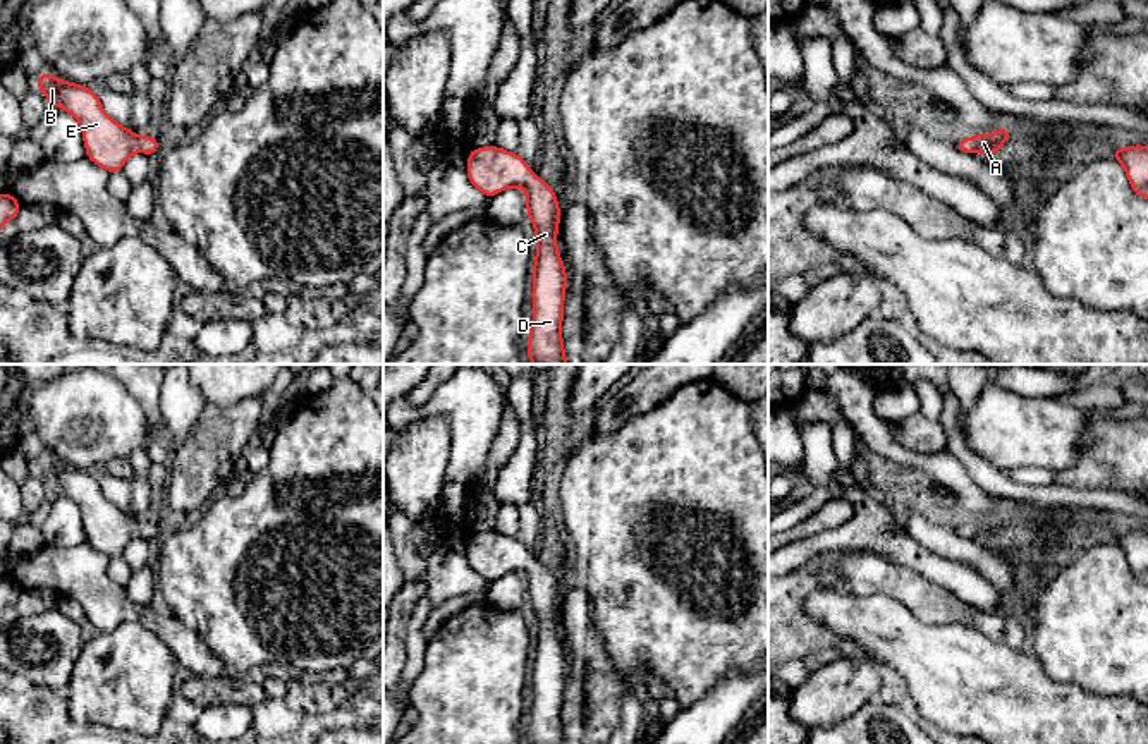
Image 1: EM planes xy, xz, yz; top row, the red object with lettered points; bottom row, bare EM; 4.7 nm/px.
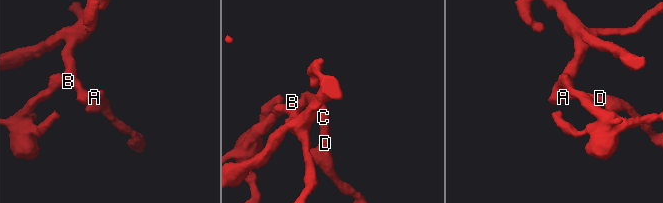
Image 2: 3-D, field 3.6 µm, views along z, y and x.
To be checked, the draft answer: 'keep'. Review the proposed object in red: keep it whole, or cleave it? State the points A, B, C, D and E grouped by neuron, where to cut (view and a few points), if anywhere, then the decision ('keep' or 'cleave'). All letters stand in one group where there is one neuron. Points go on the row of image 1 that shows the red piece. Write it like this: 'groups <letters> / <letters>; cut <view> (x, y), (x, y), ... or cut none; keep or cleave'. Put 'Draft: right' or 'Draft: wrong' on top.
Draft: right
groups A B C D E; cut none; keep

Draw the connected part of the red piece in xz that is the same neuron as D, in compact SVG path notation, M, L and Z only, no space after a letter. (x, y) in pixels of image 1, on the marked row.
M498 146L469 149L467 177L486 198L507 187L522 187L526 211L536 230L536 259L533 263L534 314L526 354L533 364L567 364L562 342L562 318L567 273L557 251L560 210L557 194L540 175L534 175L516 153Z

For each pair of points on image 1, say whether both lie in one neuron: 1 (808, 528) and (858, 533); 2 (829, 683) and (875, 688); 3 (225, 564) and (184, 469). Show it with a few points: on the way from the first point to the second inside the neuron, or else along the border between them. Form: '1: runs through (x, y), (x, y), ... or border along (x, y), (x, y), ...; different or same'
1: border along (853, 504), (853, 514), (839, 526), (789, 543); different
2: runs through (841, 686), (863, 686); same
3: border along (201, 512), (189, 521); different

